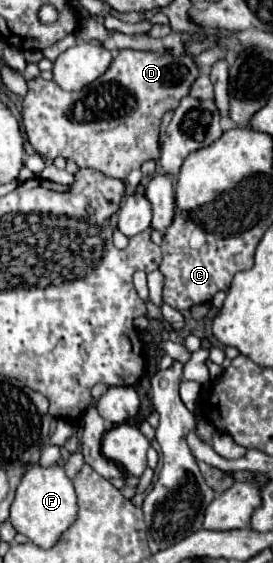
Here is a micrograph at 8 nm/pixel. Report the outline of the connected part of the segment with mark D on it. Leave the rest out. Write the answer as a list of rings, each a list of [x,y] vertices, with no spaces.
[[[122,49],[122,51],[114,57],[110,69],[108,69],[100,79],[96,79],[96,83],[90,83],[88,87],[84,87],[84,89],[80,89],[80,91],[68,93],[68,91],[60,89],[54,81],[44,81],[42,77],[28,81],[28,95],[24,97],[22,125],[24,125],[24,131],[26,131],[26,135],[28,135],[28,141],[32,143],[32,147],[36,149],[36,153],[40,153],[44,159],[50,159],[50,161],[52,161],[54,157],[62,155],[64,159],[72,159],[78,167],[92,167],[92,169],[104,171],[104,175],[112,175],[112,177],[118,177],[118,179],[126,179],[128,173],[130,173],[132,169],[140,169],[144,161],[148,161],[148,159],[154,159],[154,161],[156,161],[156,159],[160,157],[160,143],[158,143],[158,139],[160,139],[160,123],[162,123],[162,117],[164,117],[166,111],[174,111],[174,109],[178,107],[180,99],[188,95],[188,91],[190,91],[192,83],[198,79],[198,75],[200,75],[200,69],[198,69],[198,65],[196,65],[196,61],[194,61],[194,55],[190,55],[190,53],[182,53],[182,55],[176,57],[176,55],[172,55],[172,53],[154,53],[154,51]]]

